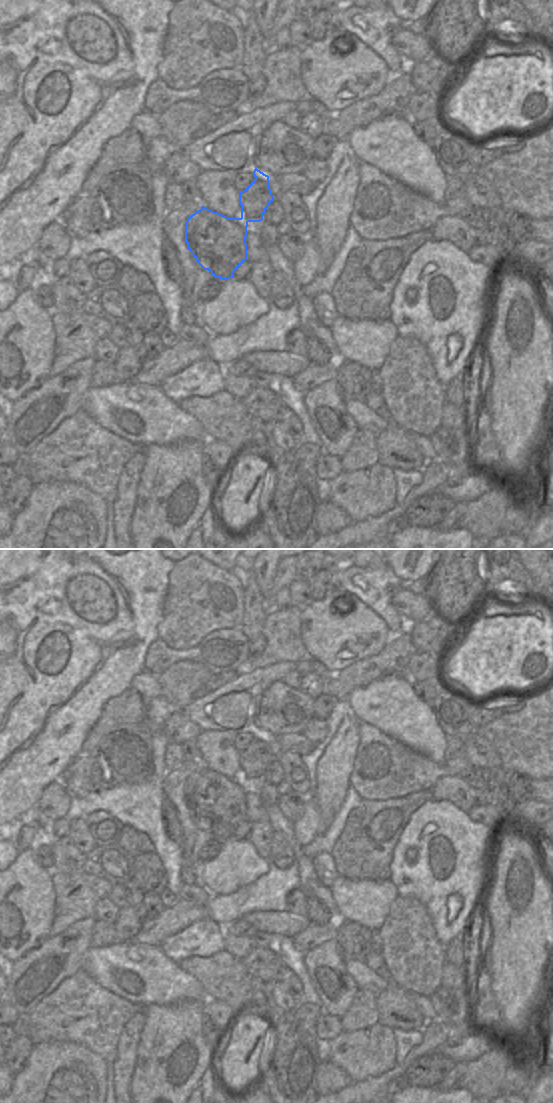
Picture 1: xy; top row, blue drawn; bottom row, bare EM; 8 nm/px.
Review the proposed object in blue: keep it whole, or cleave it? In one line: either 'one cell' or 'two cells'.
two cells

